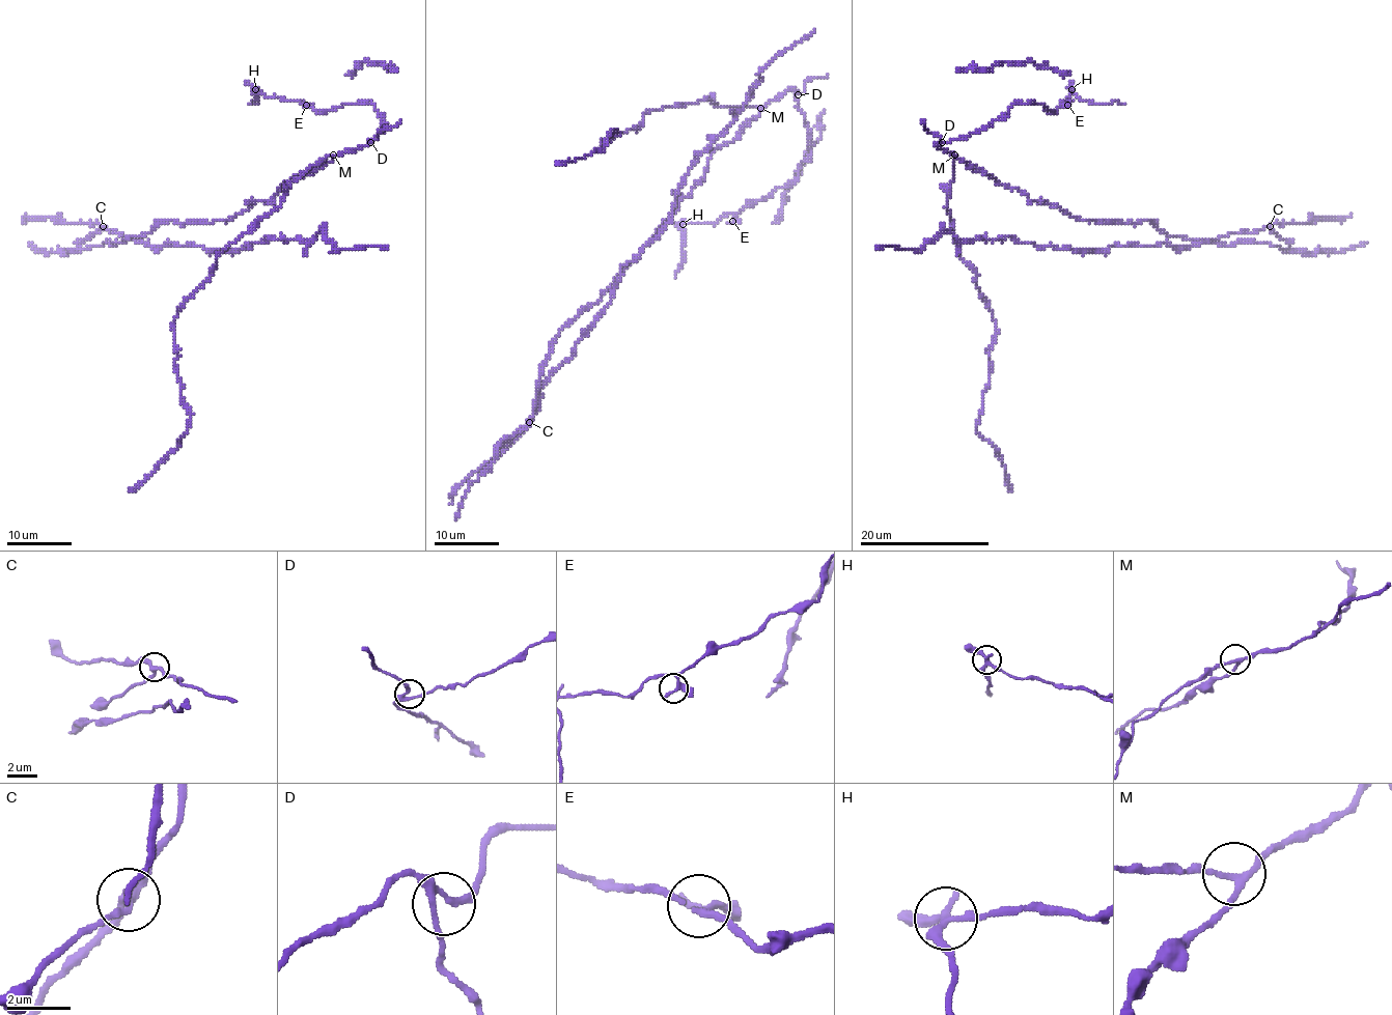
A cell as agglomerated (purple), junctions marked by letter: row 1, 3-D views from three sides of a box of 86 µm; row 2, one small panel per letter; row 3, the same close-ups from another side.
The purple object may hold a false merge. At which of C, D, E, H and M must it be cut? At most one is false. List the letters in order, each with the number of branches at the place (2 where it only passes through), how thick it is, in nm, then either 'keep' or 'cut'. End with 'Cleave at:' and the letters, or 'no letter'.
C: 3 | 240 nm | keep
D: 3 | 200 nm | keep
E: 3 | 220 nm | keep
H: 3 | 240 nm | cut
M: 3 | 190 nm | keep
Cleave at: H

